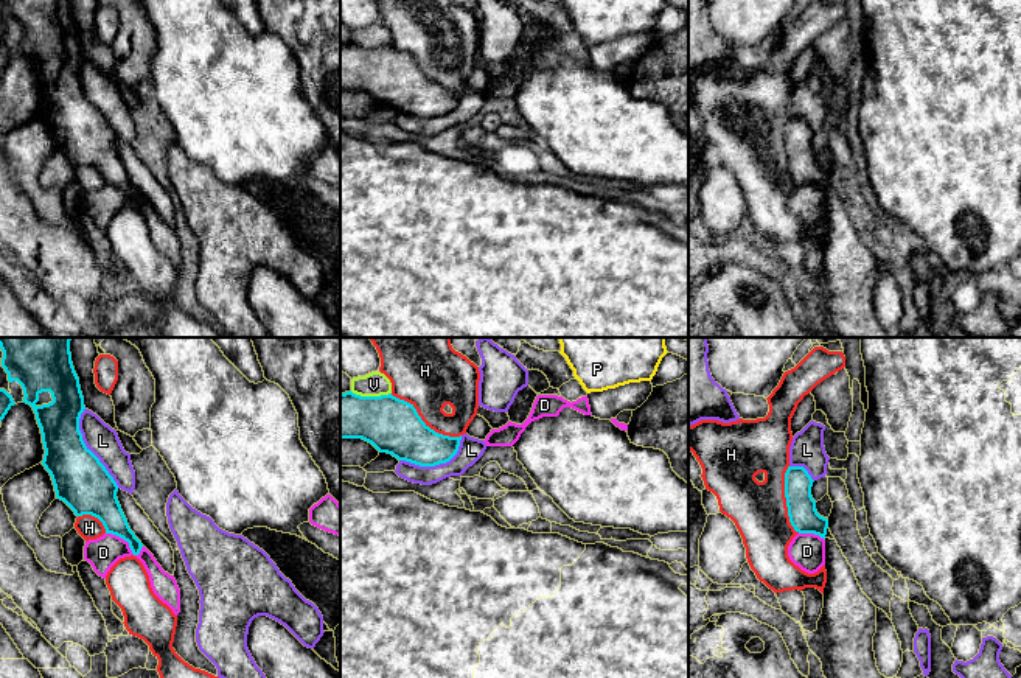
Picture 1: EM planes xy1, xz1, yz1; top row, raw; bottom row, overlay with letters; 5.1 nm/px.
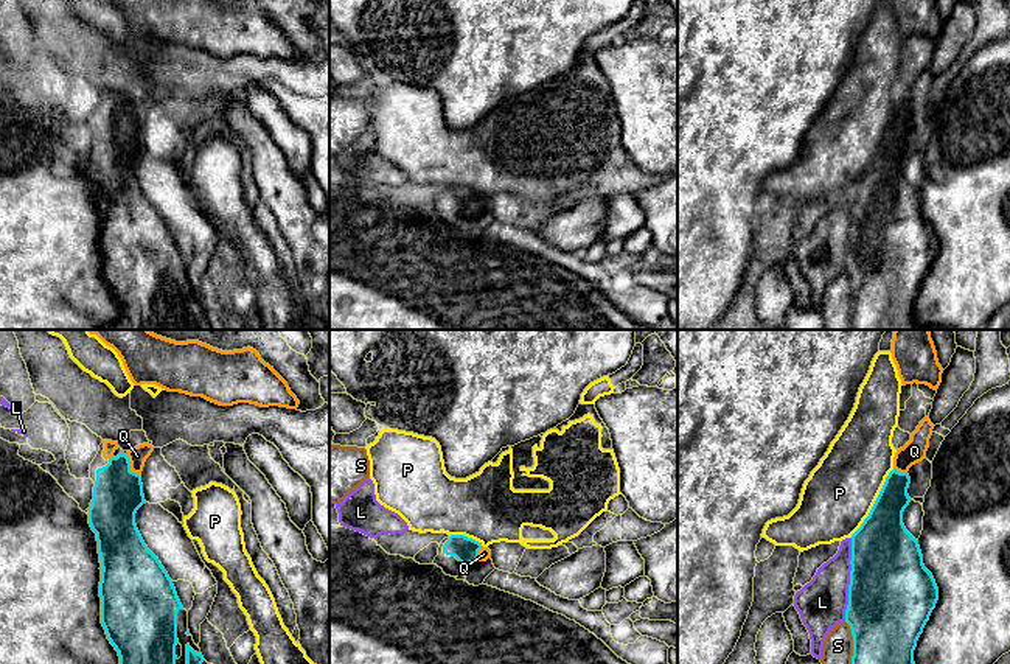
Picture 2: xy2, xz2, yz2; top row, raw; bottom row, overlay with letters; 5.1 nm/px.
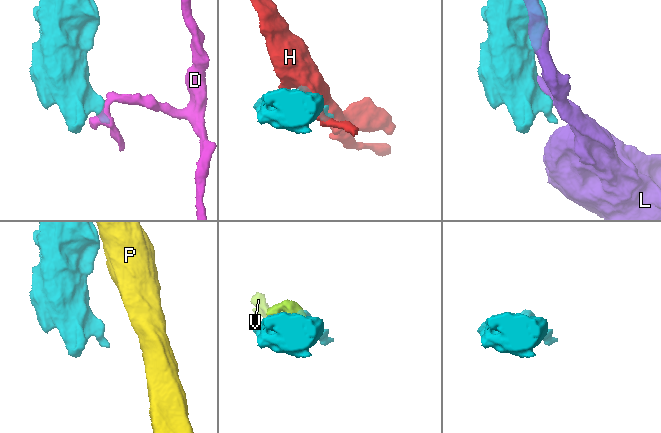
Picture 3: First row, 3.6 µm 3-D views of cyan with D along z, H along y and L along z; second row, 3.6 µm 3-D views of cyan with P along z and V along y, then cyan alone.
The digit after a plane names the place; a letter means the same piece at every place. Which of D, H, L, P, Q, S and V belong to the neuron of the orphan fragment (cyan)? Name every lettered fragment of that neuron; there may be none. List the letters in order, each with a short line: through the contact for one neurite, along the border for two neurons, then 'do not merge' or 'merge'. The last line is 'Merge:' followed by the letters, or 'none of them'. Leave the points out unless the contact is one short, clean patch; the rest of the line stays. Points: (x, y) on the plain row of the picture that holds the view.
D: xy1 (106, 184), (121, 188), (134, 206), (143, 198) | do not merge
H: do not merge
L: do not merge
P: do not merge
Q: xy2 (118, 143), (121, 126), (129, 118), (137, 108) | merge
S: do not merge
V: do not merge
Merge: Q

